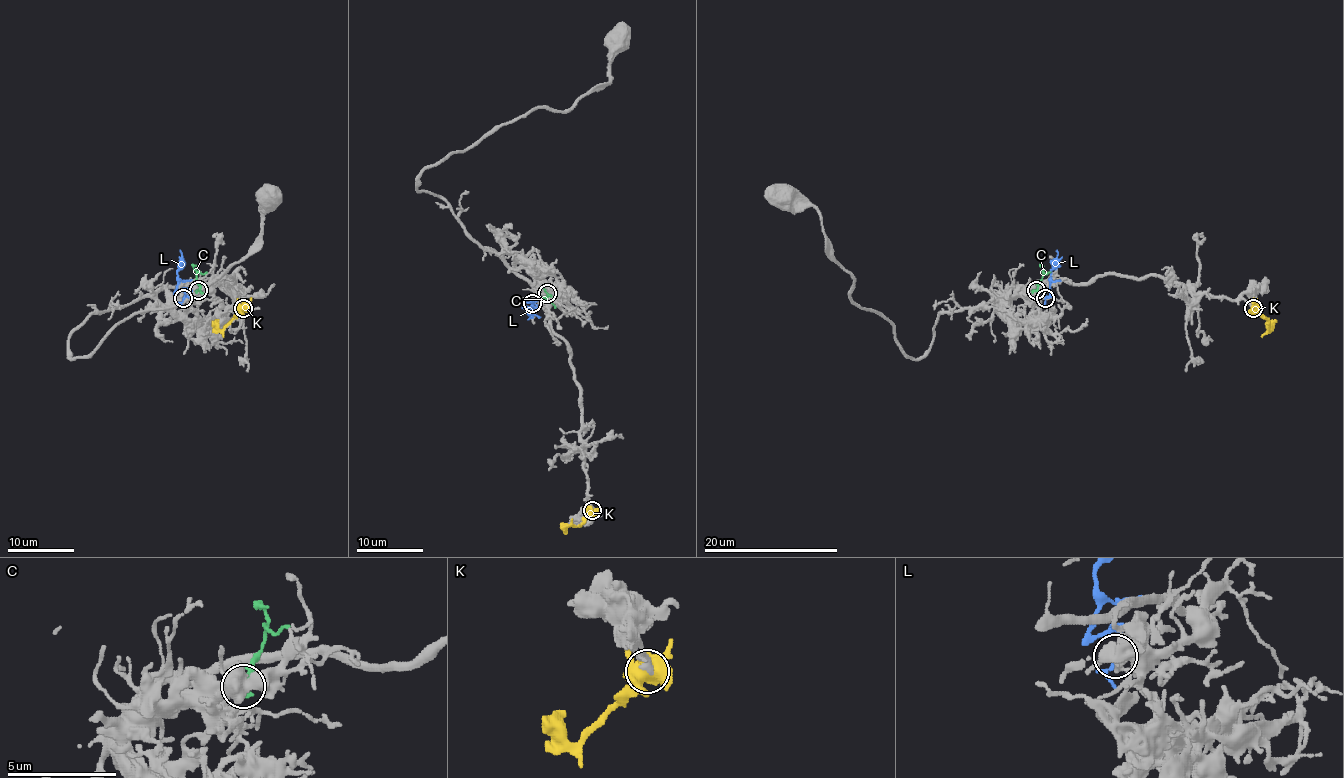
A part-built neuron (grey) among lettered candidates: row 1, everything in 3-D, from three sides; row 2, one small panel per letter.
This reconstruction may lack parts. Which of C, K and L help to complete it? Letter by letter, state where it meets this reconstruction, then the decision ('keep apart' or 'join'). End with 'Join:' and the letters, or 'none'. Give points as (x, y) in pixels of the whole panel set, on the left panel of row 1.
C: contact (198, 290); keep apart
K: contact (243, 308); join
L: contact (183, 298); keep apart
Join: K

